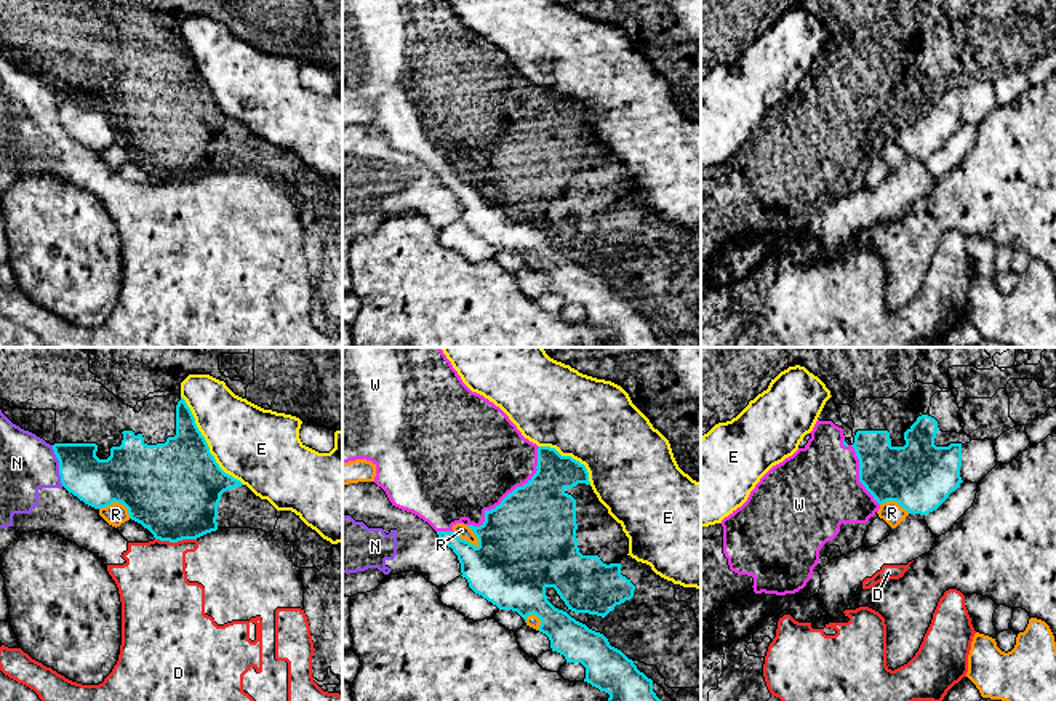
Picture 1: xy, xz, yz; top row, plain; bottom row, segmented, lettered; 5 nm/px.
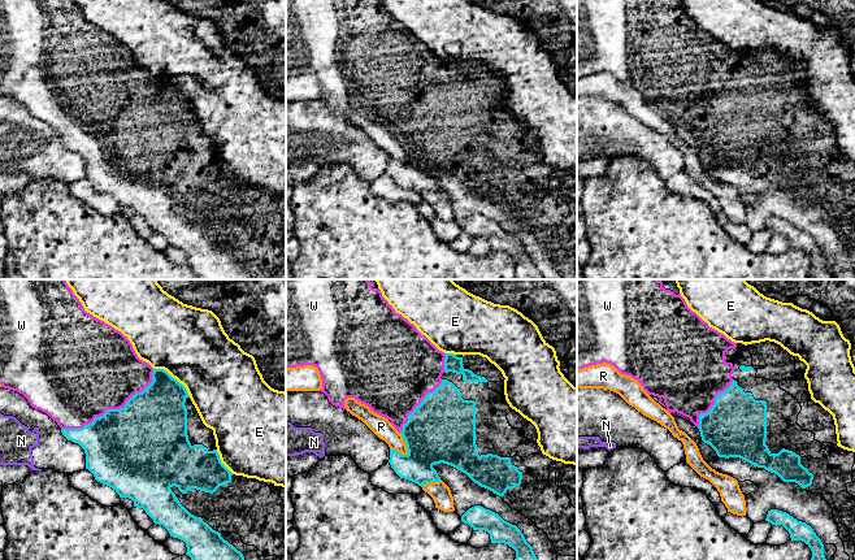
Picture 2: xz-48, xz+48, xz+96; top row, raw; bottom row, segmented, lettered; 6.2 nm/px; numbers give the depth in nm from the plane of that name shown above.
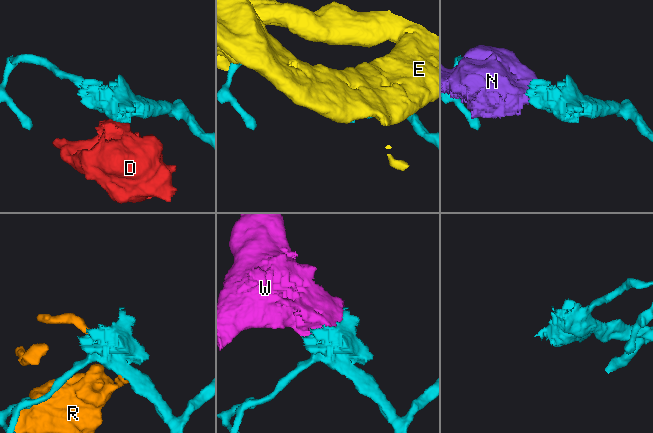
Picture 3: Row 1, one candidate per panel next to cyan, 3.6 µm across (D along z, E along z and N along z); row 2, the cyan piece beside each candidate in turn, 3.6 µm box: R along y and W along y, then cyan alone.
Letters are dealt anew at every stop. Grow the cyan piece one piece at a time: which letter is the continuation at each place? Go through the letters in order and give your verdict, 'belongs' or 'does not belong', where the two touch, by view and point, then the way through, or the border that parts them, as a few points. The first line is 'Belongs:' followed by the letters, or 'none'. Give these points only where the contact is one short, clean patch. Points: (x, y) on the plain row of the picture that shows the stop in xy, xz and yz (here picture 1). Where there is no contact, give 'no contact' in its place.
Belongs: W
D: does not belong; contact xy (176, 183); border xy (156, 180), (168, 183), (196, 181)
E: does not belong; contact xy (207, 85)
N: does not belong; contact xy (60, 108)
R: does not belong; contact xz (464, 181)
W: belongs; contact xz (512, 133)

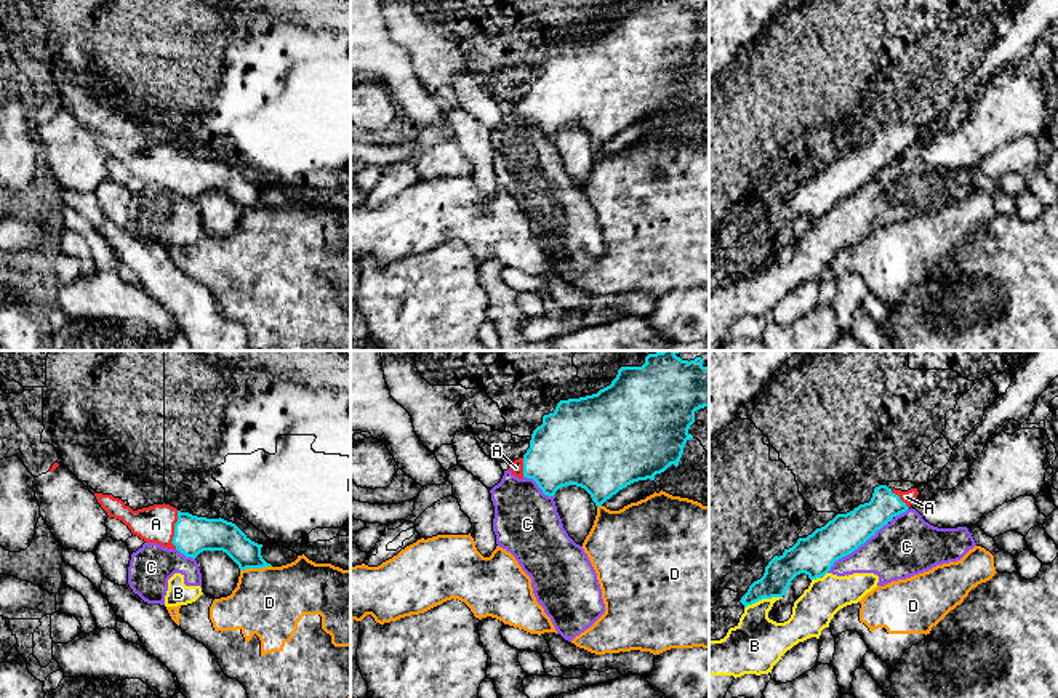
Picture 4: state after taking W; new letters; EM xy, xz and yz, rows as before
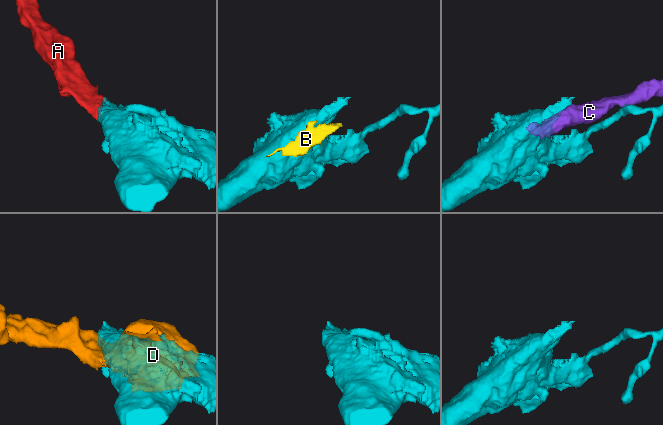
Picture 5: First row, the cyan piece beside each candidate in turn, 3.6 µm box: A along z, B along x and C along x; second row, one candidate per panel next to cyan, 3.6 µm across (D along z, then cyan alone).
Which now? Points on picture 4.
Belongs: A
A: belongs; contact xy (175, 172)
B: does not belong; contact yz (762, 239)
C: does not belong; contact yz (858, 188); border yz (892, 159), (855, 191), (839, 199), (826, 213)
D: does not belong; contact xy (255, 208)

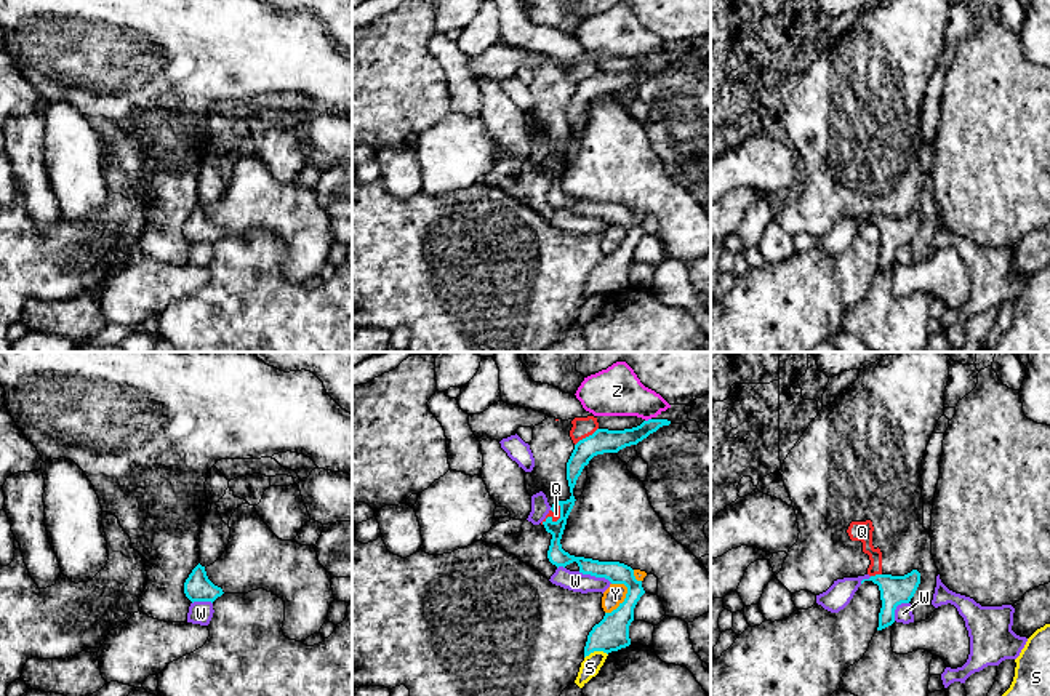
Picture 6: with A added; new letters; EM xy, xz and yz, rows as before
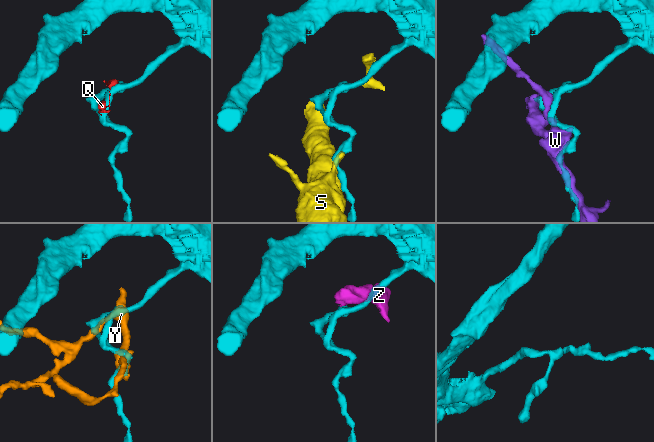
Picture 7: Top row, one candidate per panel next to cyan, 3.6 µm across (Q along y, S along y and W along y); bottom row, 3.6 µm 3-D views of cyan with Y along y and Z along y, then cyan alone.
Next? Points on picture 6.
Belongs: none
Q: does not belong; contact xz (586, 79)
S: does not belong; contact xz (596, 292)
W: does not belong; contact xz (596, 218)
Y: does not belong; contact xz (625, 242); border xz (623, 224), (626, 239), (605, 255)
Z: does not belong; contact xz (649, 61); border xz (650, 60), (645, 63)

